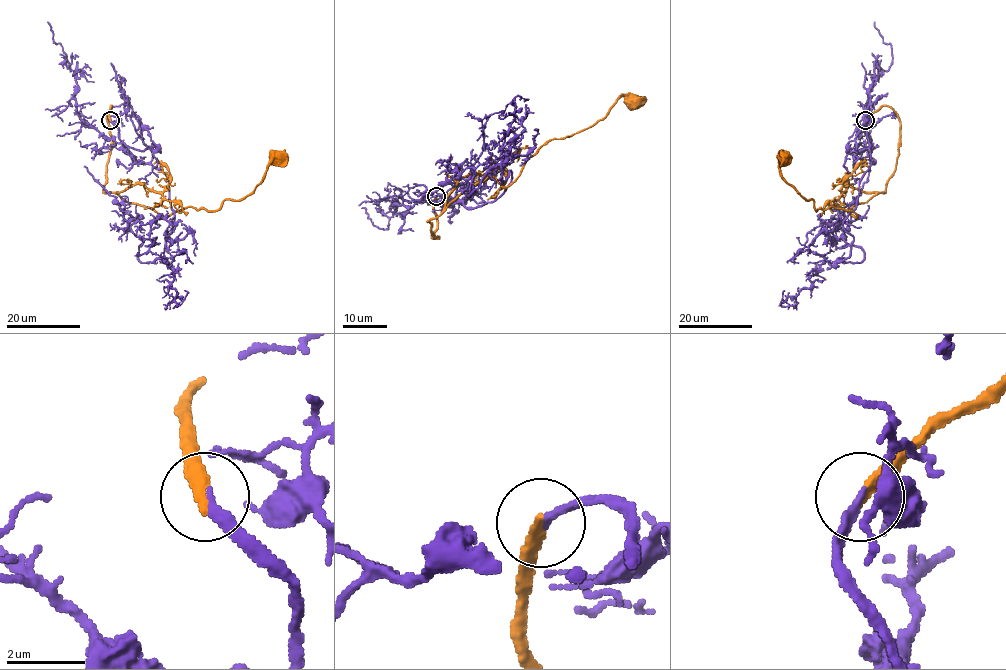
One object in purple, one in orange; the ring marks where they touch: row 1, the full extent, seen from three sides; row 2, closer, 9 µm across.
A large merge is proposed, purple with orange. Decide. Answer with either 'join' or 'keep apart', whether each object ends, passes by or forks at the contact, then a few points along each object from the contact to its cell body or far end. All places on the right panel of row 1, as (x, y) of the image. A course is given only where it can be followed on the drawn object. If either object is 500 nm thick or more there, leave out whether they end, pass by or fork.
join; purple ends there; orange ends there; purple runs (865, 120), (874, 163), (838, 258), (864, 258), (841, 236), (849, 221), (811, 229), (796, 259); orange runs (865, 120), (889, 106), (899, 147), (885, 191), (848, 211), (856, 217), (816, 211), (782, 176), (785, 158)

